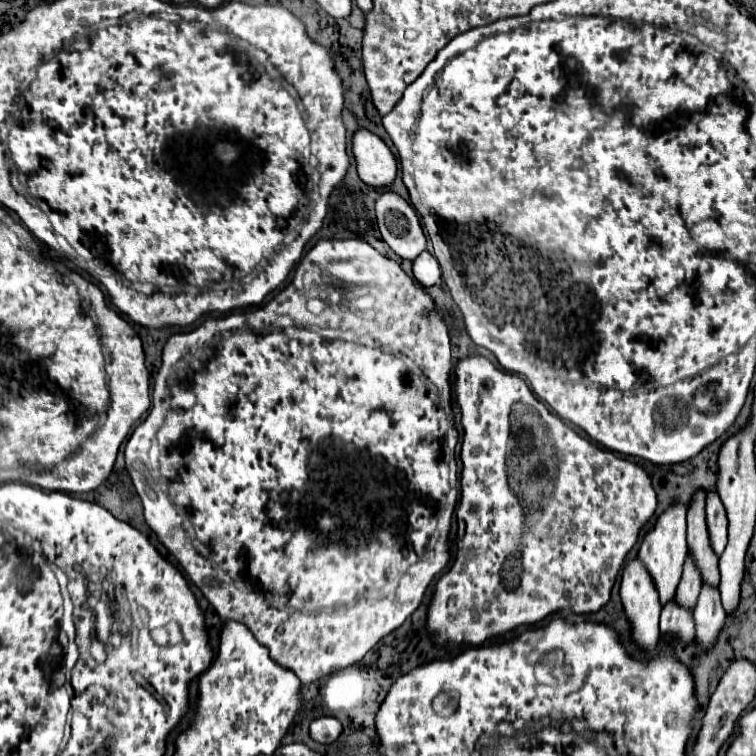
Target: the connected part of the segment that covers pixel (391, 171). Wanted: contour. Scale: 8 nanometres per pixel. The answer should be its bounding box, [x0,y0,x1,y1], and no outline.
[352,132,396,188]

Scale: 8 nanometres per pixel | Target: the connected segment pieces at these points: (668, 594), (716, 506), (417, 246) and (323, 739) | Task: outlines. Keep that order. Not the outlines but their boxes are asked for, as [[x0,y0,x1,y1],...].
[[638,504,688,606],[706,492,728,556],[376,190,426,262],[310,716,342,744]]

